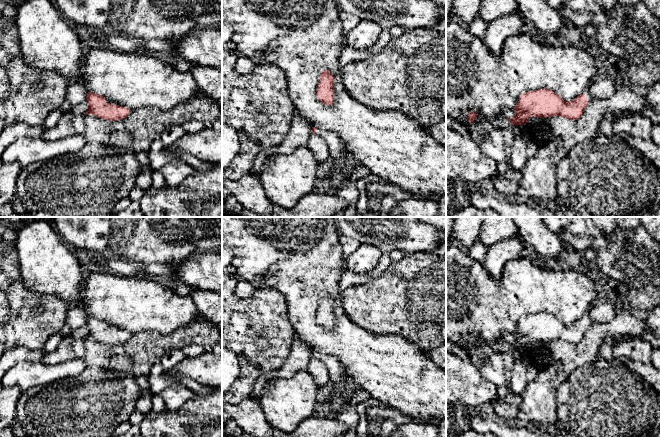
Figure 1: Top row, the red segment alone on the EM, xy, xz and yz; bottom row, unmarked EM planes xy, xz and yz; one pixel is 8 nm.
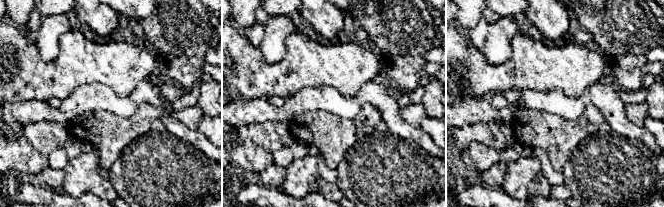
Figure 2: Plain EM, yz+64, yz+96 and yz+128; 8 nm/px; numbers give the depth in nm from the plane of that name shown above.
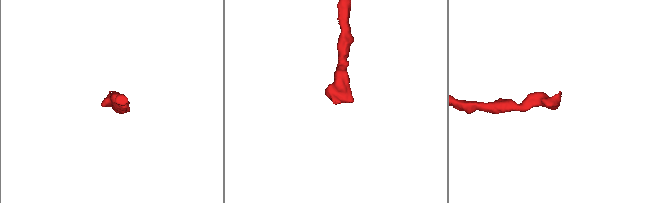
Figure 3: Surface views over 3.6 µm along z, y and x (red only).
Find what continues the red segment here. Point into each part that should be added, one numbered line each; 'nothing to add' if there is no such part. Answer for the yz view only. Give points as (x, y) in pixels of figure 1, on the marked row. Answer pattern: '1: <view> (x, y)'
1: yz (590, 98)

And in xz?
1: xz (337, 149)

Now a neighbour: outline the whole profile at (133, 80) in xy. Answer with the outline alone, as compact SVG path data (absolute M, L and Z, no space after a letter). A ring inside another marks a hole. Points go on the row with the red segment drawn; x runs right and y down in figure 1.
M106 45L87 46L80 80L88 92L109 98L130 111L141 107L172 109L200 91L192 72L179 71L165 61L140 52L117 52Z

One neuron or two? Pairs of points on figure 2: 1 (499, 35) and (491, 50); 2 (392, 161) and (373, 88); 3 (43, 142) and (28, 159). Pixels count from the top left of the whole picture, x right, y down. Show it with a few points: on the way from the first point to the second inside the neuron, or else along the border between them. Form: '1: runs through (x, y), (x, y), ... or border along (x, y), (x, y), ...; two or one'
1: runs through (498, 39), (495, 46); one
2: border along (388, 129), (409, 141); two
3: border along (21, 134), (35, 148), (47, 156); two

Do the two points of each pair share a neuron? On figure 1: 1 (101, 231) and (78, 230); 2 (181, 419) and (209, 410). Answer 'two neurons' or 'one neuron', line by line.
1: one neuron
2: one neuron

